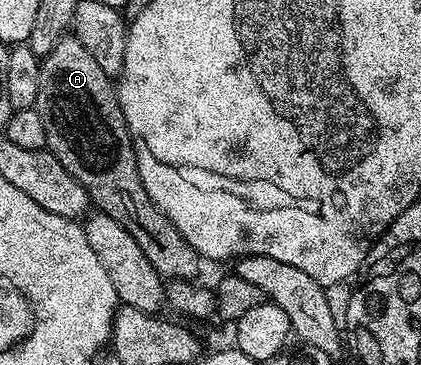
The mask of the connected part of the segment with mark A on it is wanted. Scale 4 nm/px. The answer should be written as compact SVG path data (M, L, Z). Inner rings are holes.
M73 35L62 37L41 62L40 91L34 108L44 122L46 148L60 159L64 171L88 191L93 208L112 215L112 219L140 243L140 251L148 255L148 263L156 267L163 279L197 278L198 268L204 265L203 258L198 256L192 243L176 231L172 219L152 203L148 191L144 191L134 141L124 123L124 111L120 111L115 82L100 71L100 63L92 59L84 43Z

